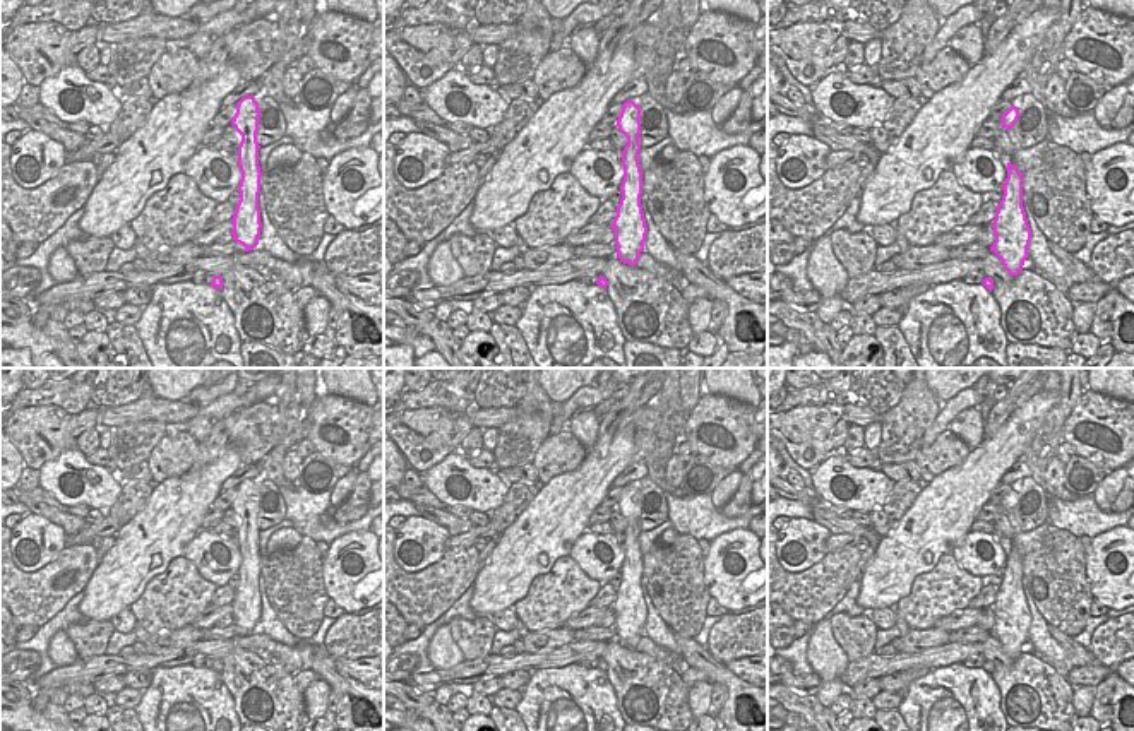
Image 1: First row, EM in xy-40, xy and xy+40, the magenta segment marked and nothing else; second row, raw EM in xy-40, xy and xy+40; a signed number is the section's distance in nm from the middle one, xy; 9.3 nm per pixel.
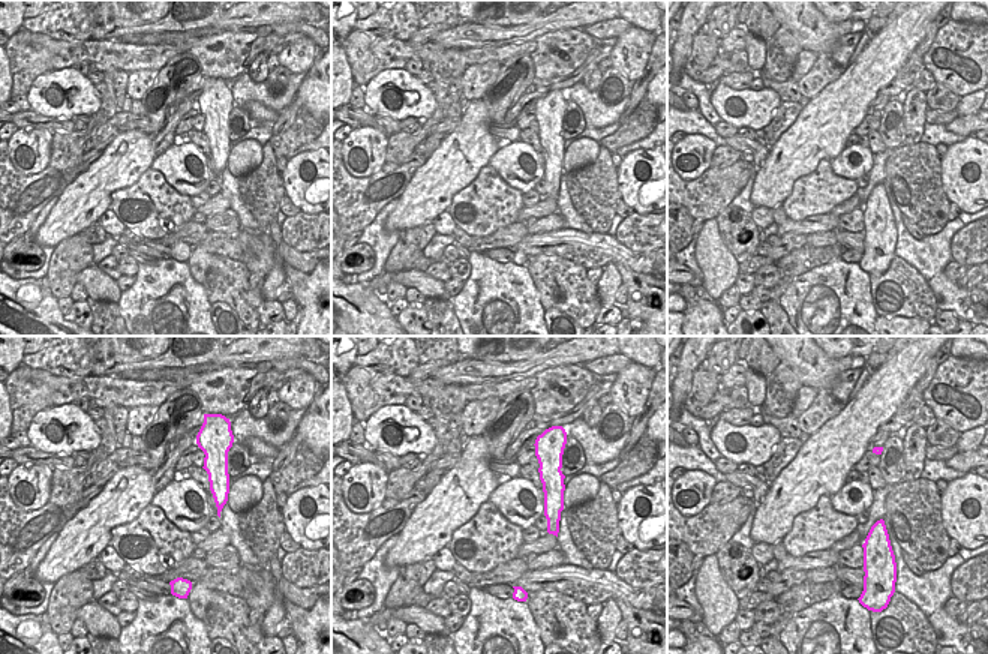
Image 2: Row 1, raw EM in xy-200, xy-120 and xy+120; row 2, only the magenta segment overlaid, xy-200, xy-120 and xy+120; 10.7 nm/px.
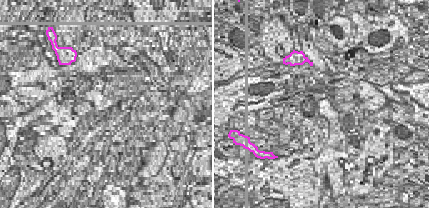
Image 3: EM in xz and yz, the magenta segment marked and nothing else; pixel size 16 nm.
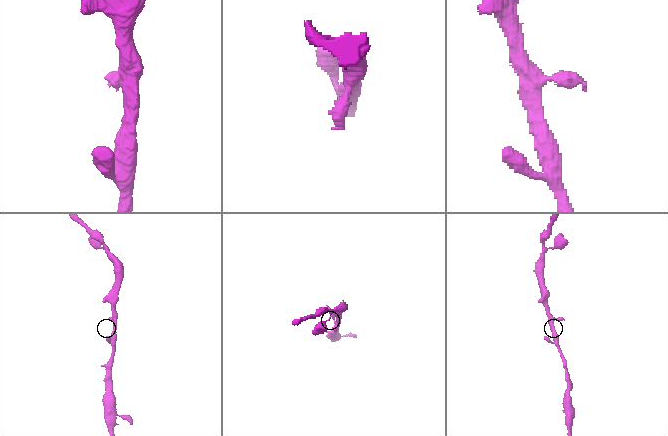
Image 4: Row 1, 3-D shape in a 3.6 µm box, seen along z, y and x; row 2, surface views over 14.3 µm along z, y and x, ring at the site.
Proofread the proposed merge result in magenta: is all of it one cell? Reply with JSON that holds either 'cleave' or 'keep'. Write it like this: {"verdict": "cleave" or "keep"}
{"verdict": "keep"}

